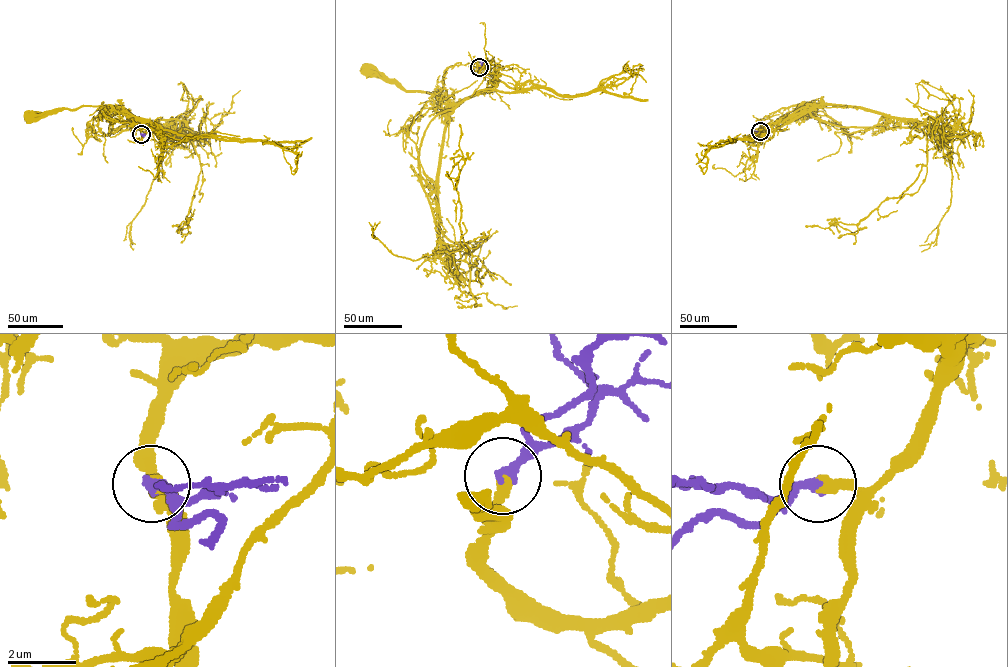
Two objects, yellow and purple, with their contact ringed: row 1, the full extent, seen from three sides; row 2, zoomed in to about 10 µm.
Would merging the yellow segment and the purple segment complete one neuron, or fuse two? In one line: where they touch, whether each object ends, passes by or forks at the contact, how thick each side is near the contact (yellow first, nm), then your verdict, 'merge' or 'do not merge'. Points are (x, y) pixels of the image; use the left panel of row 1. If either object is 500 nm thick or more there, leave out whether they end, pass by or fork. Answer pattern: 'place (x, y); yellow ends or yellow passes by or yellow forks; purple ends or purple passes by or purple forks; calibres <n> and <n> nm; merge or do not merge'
place (141, 134); yellow ends; purple ends; calibres 360 and 300 nm; merge

